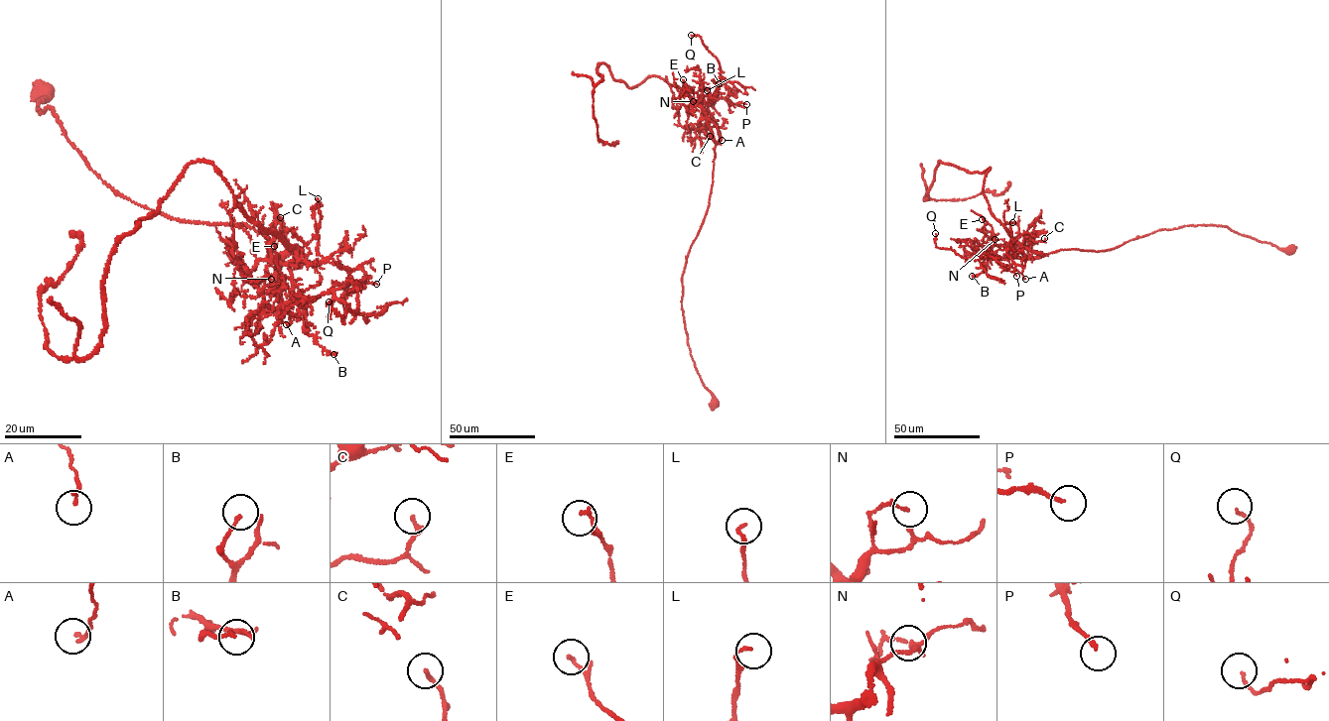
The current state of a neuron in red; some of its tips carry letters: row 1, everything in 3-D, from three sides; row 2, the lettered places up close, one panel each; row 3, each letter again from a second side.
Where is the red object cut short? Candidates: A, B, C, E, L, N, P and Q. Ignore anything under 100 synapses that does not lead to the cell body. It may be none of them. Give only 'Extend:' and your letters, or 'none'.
Extend: none

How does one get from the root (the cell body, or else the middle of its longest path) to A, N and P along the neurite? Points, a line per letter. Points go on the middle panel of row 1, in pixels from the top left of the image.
A: (716, 403), (691, 355), (682, 307), (682, 276), (706, 213), (713, 183), (715, 142), (708, 118), (722, 140)
N: (716, 403), (691, 355), (682, 307), (682, 276), (709, 205), (715, 158), (707, 113), (693, 101)
P: (716, 403), (691, 355), (682, 276), (709, 205), (720, 139), (708, 106), (722, 97), (746, 104)

